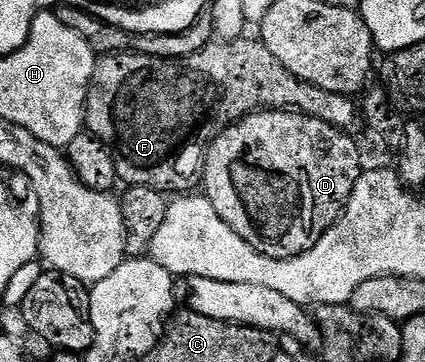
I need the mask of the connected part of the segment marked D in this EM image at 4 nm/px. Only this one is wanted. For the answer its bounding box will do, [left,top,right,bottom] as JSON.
[201,110,365,258]

